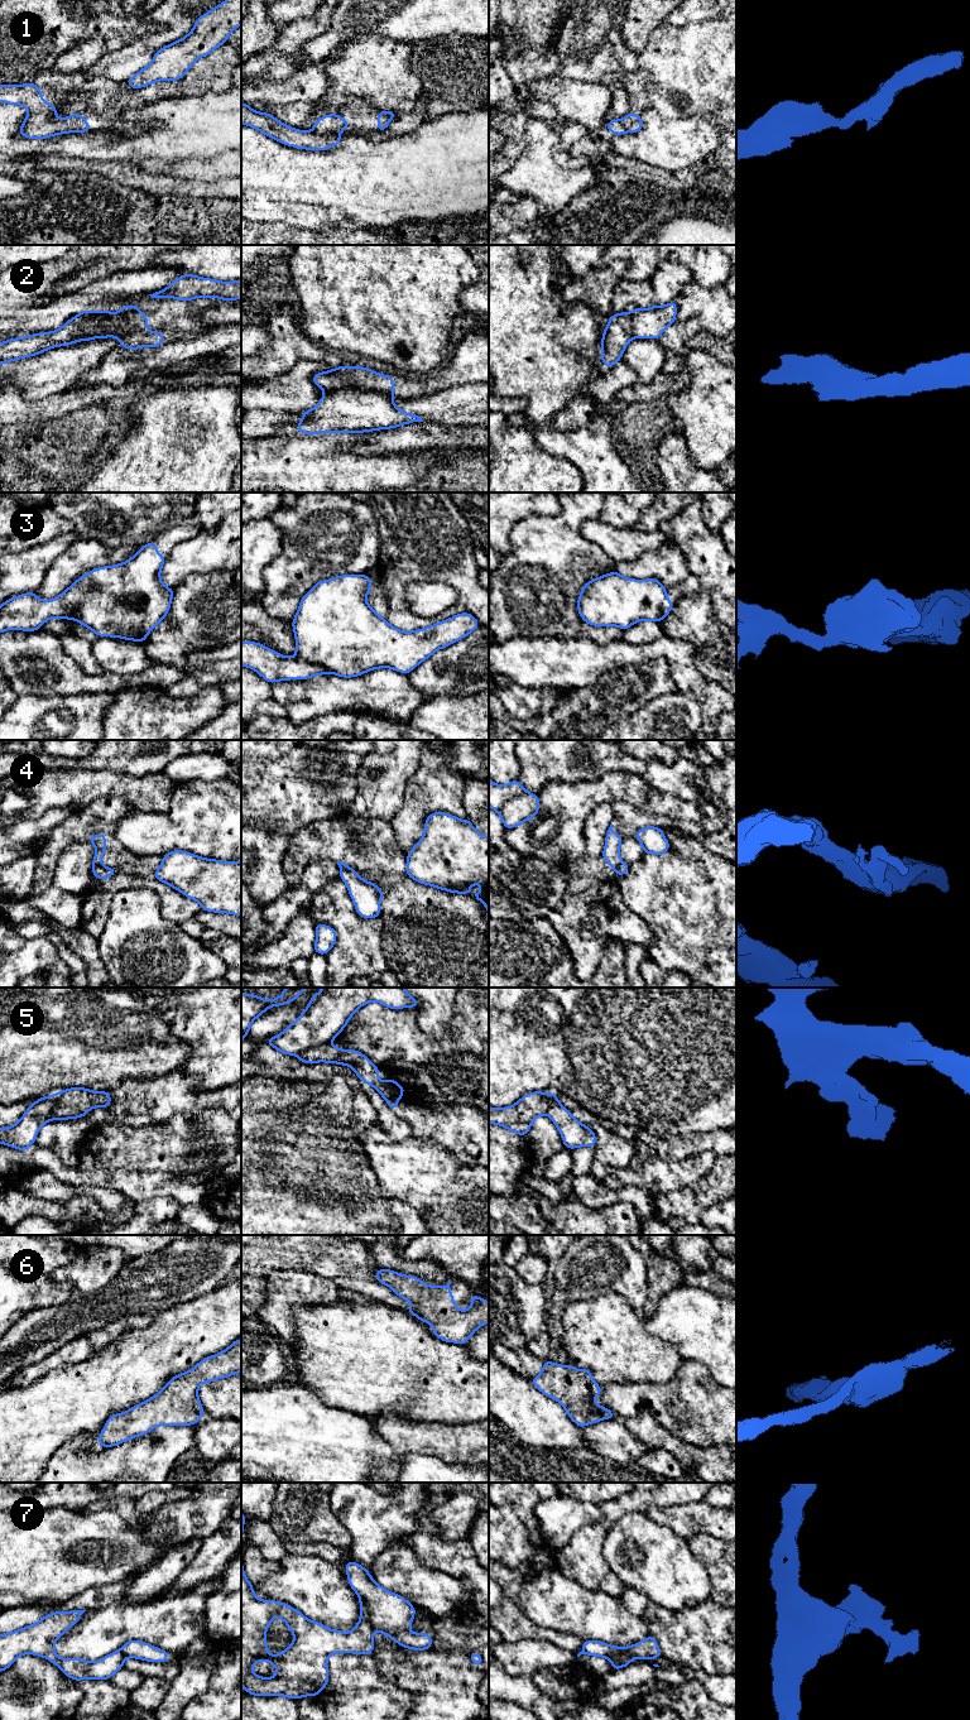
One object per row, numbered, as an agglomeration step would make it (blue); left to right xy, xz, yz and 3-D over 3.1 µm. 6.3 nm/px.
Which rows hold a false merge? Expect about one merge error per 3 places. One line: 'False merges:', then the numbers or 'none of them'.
False merges: 1, 2, 3, 4, 5, 7

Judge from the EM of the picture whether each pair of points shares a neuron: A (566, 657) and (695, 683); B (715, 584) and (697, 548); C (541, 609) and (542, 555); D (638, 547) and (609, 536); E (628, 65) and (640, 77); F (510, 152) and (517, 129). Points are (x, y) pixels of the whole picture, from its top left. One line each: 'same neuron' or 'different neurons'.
A: same neuron
B: same neuron
C: same neuron
D: same neuron
E: different neurons
F: same neuron

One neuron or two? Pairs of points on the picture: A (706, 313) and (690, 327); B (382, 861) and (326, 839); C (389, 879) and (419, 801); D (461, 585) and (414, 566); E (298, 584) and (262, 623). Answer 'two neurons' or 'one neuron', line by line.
A: two neurons
B: one neuron
C: two neurons
D: one neuron
E: two neurons

